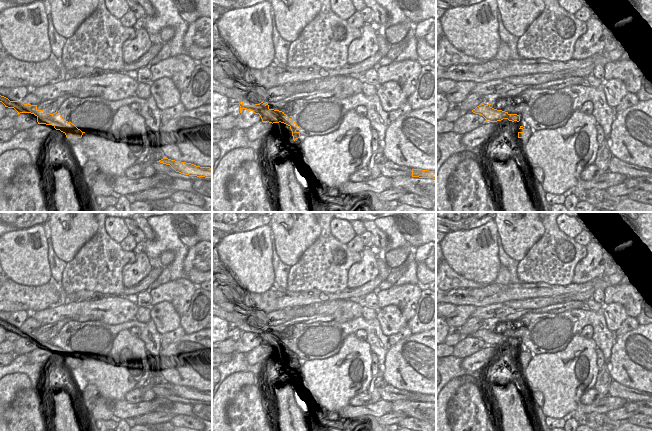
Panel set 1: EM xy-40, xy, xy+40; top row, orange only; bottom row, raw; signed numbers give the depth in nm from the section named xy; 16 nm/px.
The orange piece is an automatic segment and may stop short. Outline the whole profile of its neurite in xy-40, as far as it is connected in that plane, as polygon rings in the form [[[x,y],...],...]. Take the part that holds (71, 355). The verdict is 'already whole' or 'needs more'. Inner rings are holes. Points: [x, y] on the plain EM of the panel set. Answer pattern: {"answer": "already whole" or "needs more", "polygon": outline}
{"answer": "already whole", "polygon": [[[0,319],[0,326],[5,331],[14,332],[18,339],[20,337],[31,337],[37,341],[38,348],[52,349],[56,354],[63,356],[67,362],[81,362],[85,356],[82,356],[71,346],[66,345],[56,335],[53,338],[38,334],[37,329],[24,328],[22,325],[10,325],[8,322]]]}

